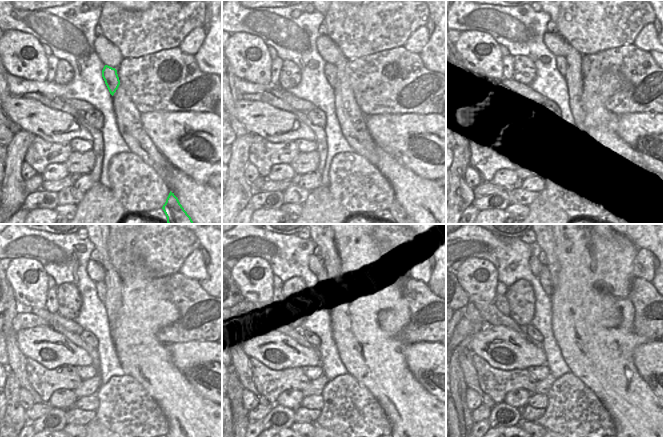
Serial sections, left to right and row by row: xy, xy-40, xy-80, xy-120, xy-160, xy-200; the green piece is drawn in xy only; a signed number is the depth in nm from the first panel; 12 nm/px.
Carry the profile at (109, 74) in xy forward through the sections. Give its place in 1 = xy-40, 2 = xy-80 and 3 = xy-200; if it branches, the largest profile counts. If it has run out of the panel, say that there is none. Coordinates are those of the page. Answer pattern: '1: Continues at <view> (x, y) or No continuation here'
1: Continues at xy-40 (330, 69)
2: Continues at xy-80 (548, 58)
3: Continues at xy-200 (544, 277)

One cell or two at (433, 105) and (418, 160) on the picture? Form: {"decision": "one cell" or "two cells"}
{"decision": "two cells"}

